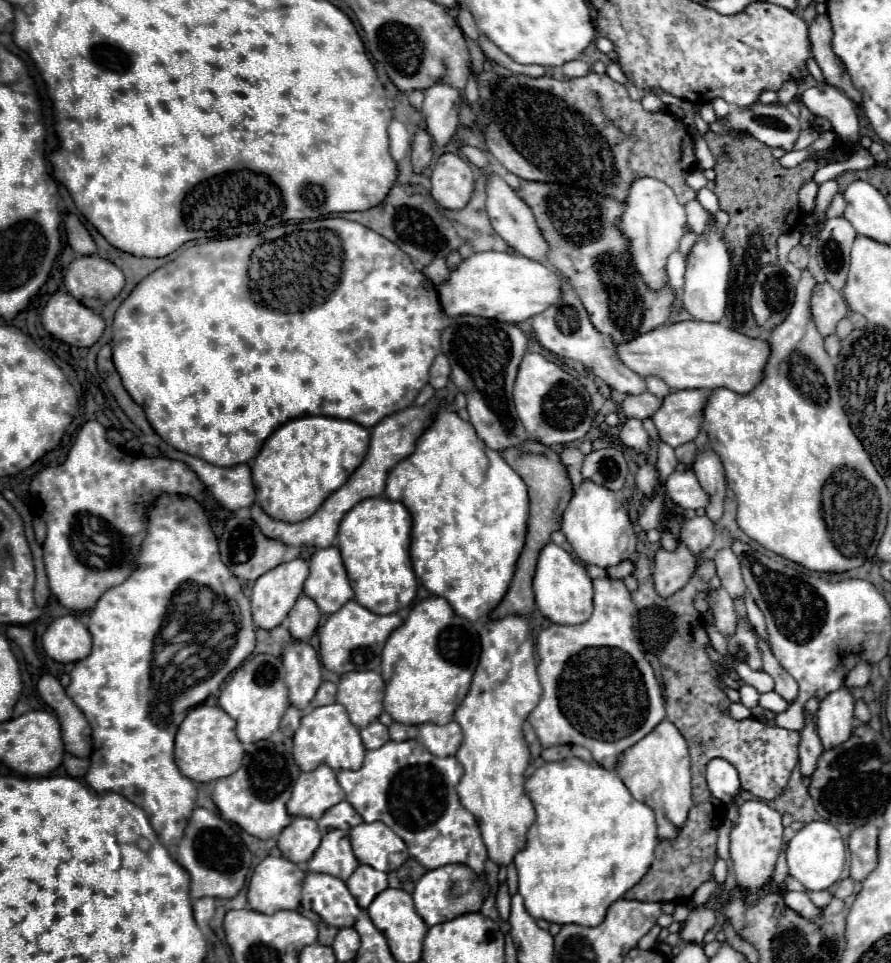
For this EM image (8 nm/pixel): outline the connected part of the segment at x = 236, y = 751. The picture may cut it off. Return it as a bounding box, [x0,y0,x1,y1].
[174,703,244,783]

